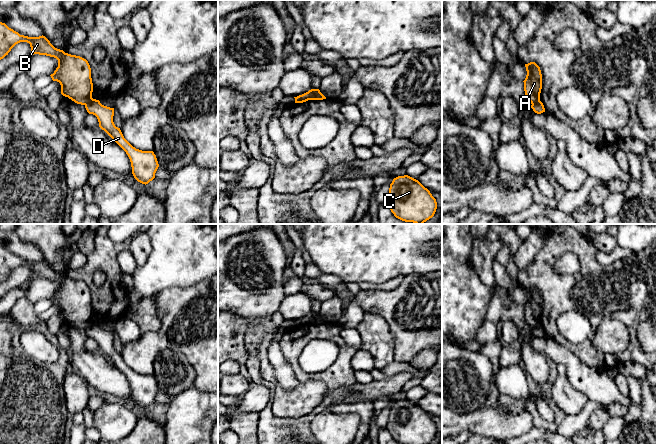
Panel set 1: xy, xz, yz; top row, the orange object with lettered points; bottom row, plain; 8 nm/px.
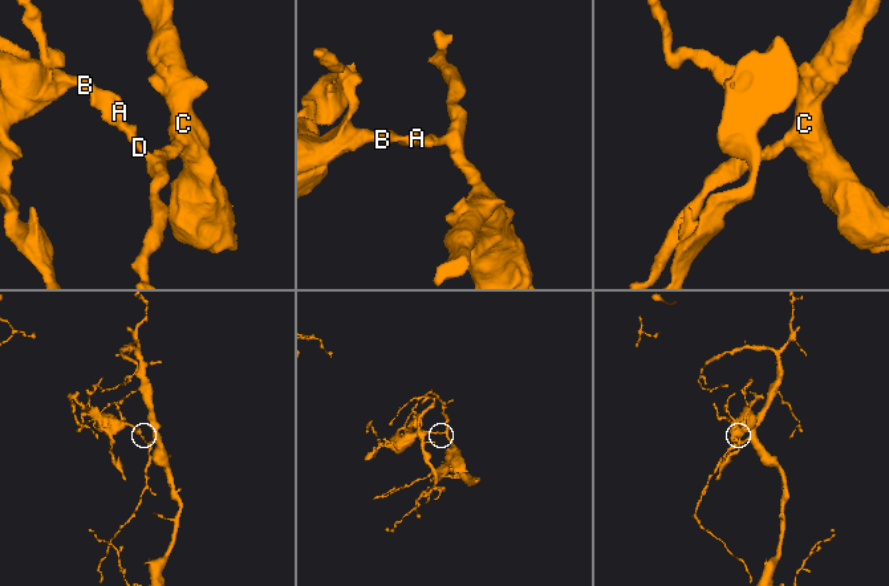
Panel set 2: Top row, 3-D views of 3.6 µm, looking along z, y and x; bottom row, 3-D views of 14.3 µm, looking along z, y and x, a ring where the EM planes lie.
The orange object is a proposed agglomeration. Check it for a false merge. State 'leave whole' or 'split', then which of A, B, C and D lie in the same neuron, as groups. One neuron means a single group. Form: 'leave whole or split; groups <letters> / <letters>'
split; groups A B / C D

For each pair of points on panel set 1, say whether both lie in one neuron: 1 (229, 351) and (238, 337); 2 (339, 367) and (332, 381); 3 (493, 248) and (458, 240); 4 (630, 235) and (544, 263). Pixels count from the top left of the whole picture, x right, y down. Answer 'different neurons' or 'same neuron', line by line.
1: same neuron
2: same neuron
3: different neurons
4: different neurons

